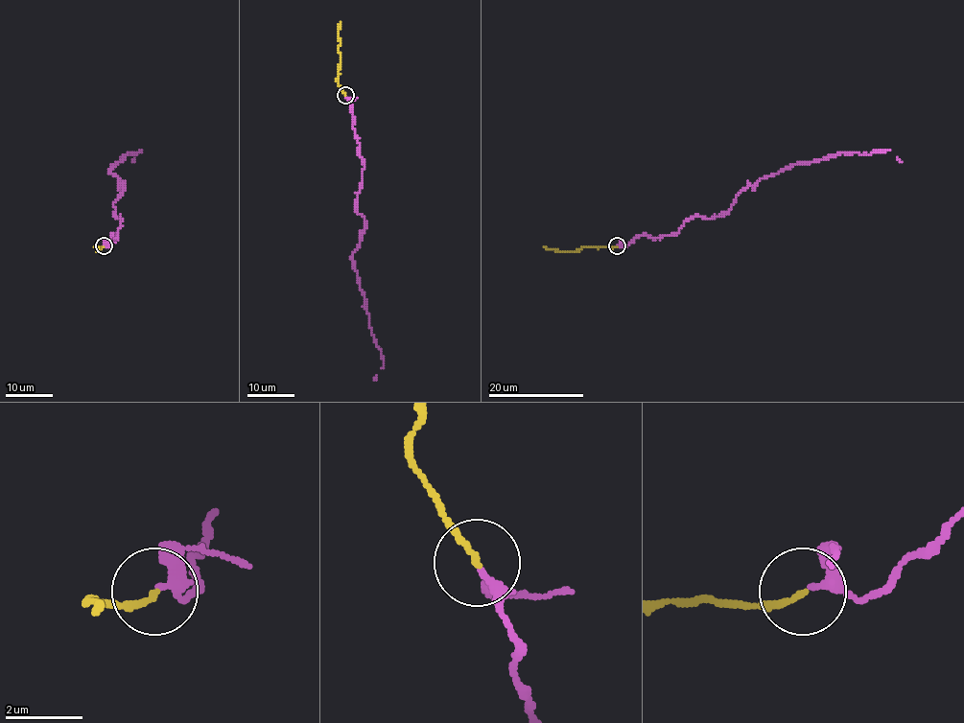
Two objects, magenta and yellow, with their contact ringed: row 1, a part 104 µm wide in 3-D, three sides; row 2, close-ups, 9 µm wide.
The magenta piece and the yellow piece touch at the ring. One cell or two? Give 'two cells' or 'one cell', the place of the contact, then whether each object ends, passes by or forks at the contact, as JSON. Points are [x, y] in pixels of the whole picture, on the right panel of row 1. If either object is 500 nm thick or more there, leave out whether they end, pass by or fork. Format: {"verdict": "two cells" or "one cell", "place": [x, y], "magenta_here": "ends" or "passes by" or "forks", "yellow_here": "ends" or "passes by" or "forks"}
{"verdict": "one cell", "place": [617, 245], "magenta_here": "passes by", "yellow_here": "ends"}

